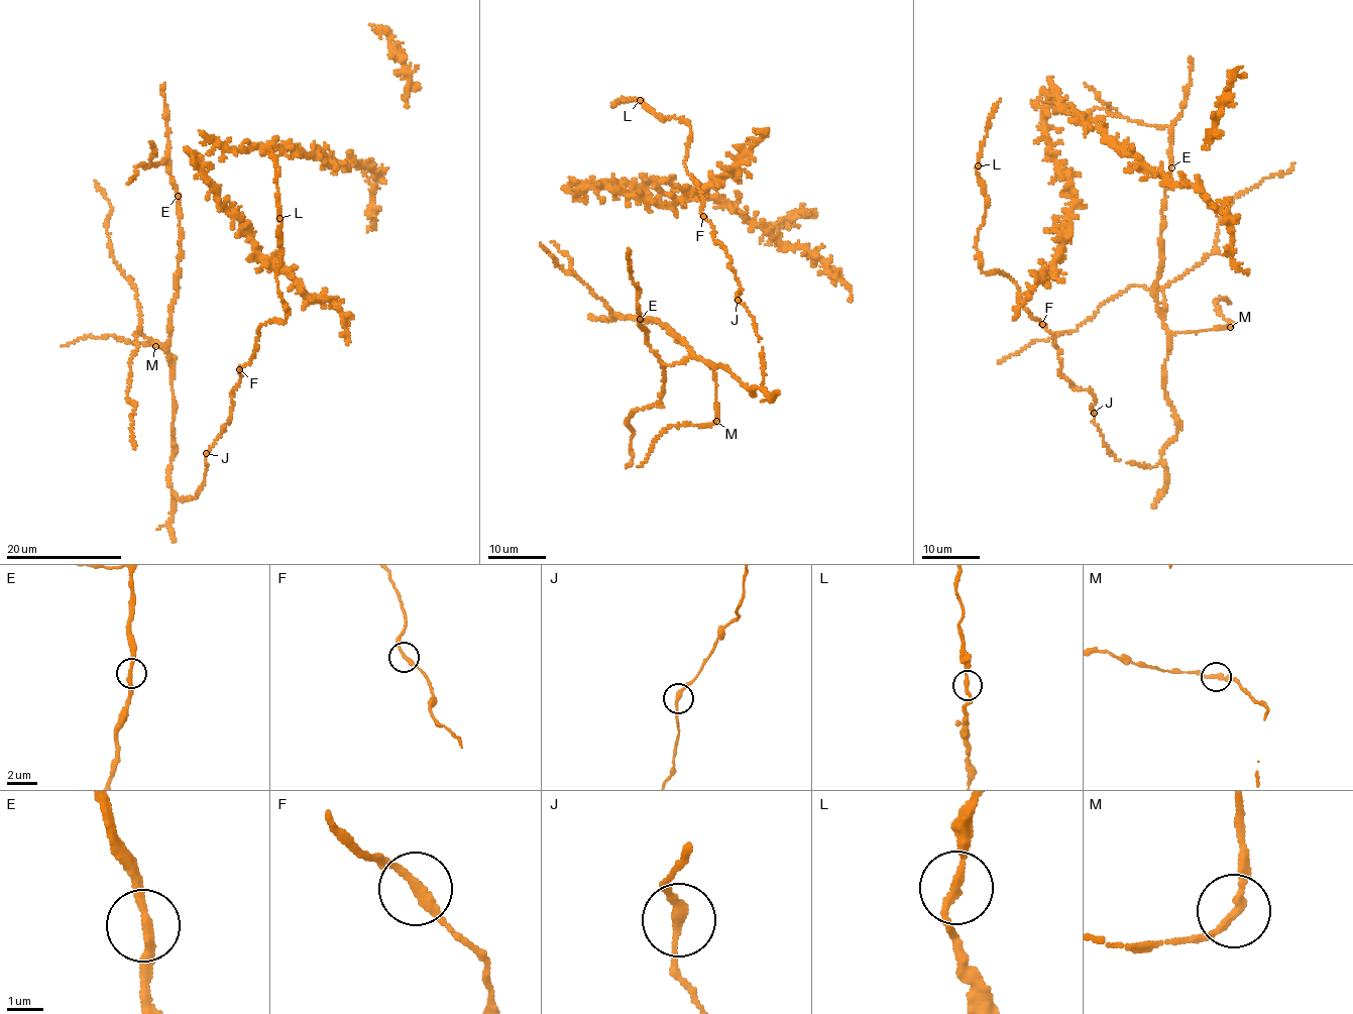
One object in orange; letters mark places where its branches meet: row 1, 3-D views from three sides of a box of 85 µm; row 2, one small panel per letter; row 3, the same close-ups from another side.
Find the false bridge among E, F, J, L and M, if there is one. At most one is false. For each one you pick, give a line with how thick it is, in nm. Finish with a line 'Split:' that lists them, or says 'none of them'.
Split: none of them

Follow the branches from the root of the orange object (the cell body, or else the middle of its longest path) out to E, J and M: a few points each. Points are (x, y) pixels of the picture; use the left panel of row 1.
E: (171, 323), (179, 269), (178, 196)
J: (171, 323), (174, 449), (168, 479), (173, 492), (184, 501), (195, 498), (201, 488), (206, 453)
M: (171, 323), (167, 349), (170, 359), (174, 362), (175, 357), (167, 351), (155, 346)

